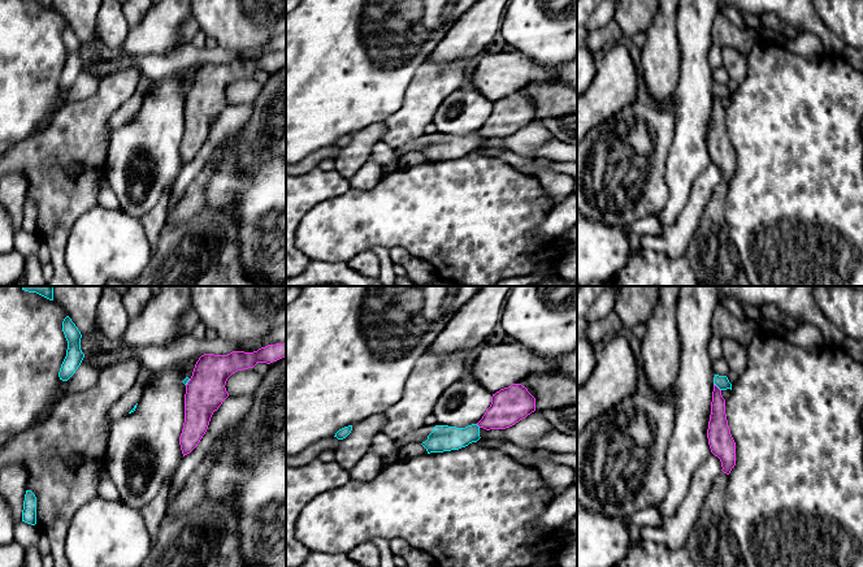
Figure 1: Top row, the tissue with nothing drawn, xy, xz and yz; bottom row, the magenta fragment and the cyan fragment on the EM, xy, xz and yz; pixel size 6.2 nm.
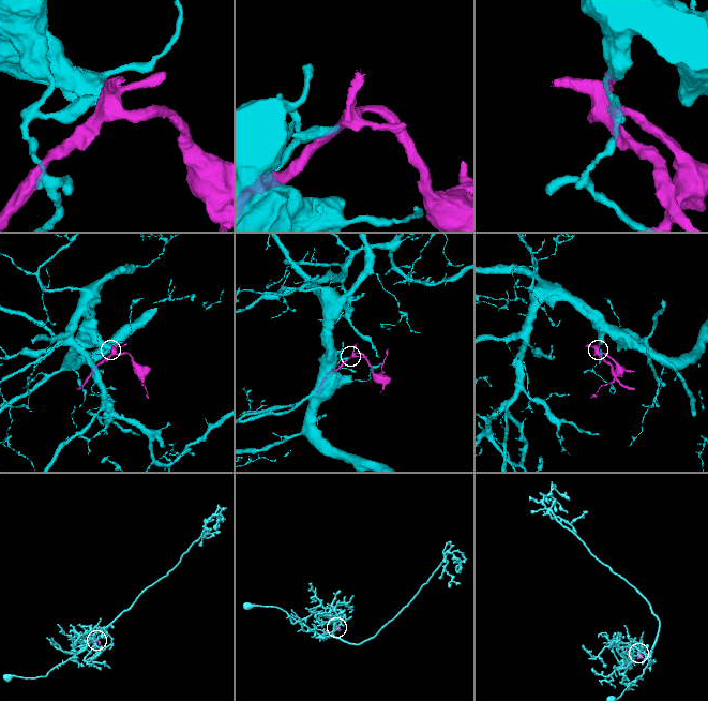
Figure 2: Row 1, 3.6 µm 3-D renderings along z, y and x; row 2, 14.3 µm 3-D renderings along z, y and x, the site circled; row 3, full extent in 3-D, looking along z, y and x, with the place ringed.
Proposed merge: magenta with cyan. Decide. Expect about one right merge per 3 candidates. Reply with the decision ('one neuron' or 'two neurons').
two neurons

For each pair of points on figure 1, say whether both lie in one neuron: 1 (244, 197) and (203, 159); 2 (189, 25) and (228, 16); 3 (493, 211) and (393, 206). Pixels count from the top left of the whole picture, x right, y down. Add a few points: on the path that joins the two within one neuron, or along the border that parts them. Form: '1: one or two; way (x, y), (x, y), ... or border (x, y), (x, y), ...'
1: two; border (226, 135), (208, 161)
2: two; border (193, 16), (200, 27)
3: one; way (468, 212), (417, 210)

